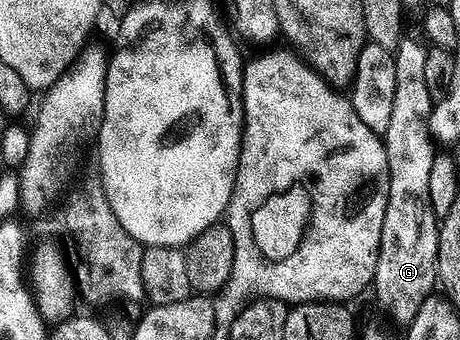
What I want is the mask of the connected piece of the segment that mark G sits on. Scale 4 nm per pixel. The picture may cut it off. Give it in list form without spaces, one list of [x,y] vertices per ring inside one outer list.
[[[402,36],[396,50],[392,51],[395,60],[395,101],[391,108],[391,124],[383,135],[389,169],[389,195],[387,212],[383,212],[383,232],[379,236],[379,256],[375,264],[372,289],[377,290],[377,298],[387,311],[401,324],[415,320],[423,300],[434,293],[437,286],[437,228],[439,220],[434,217],[427,183],[431,180],[431,164],[435,159],[431,135],[429,133],[429,114],[433,111],[434,100],[427,92],[425,83],[425,61],[427,46],[420,37]]]

